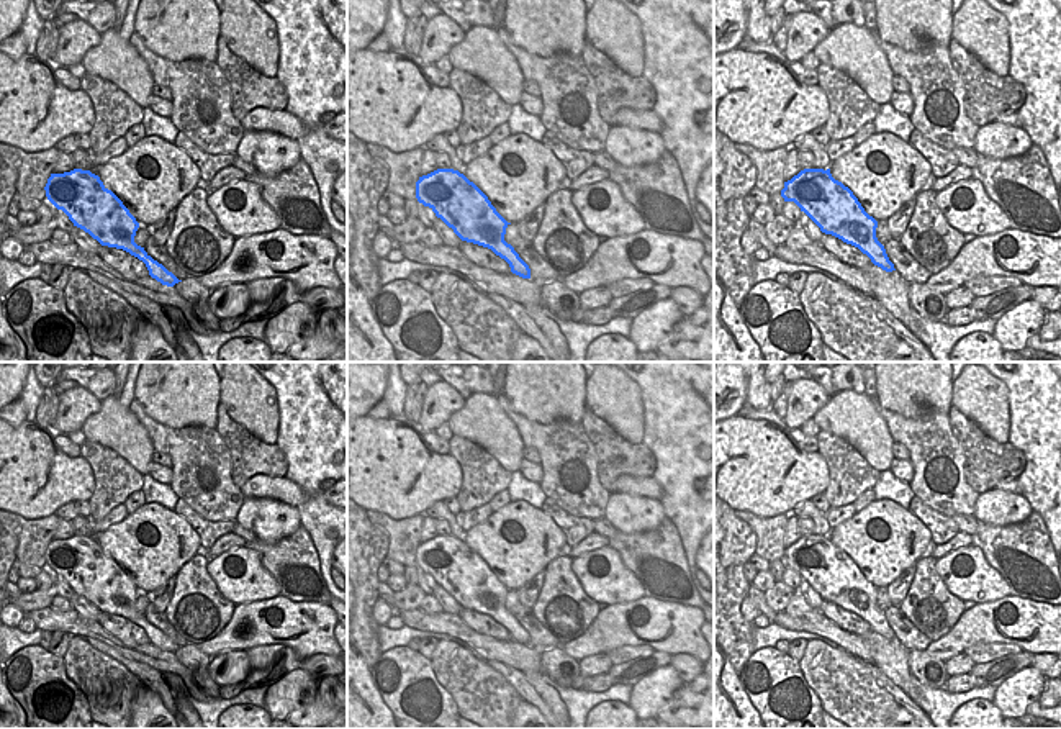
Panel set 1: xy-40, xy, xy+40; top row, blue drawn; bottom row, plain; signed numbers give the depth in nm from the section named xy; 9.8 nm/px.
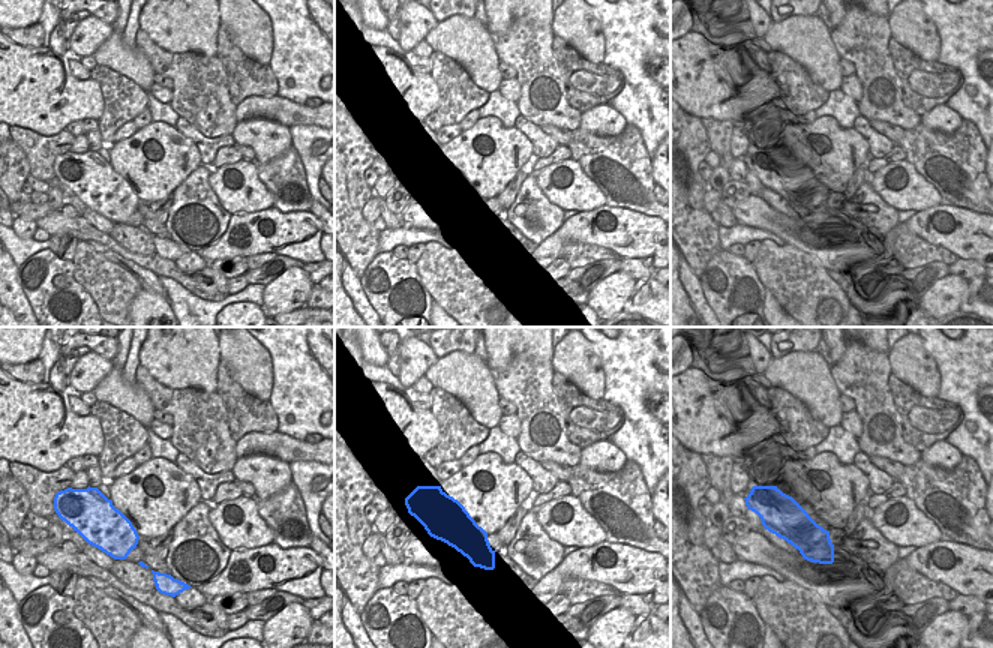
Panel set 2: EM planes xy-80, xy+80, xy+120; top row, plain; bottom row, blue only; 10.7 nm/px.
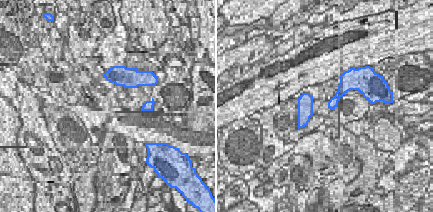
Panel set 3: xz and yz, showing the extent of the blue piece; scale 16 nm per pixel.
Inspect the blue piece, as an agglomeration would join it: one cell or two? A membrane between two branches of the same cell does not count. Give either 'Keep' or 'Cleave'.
Keep.

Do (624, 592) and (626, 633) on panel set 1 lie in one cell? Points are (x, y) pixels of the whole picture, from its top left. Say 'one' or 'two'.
two

